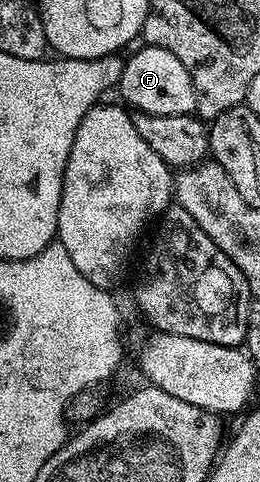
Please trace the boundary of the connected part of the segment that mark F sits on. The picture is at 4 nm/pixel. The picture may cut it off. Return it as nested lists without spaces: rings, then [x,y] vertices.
[[[143,46],[140,52],[133,53],[131,57],[128,55],[117,85],[117,92],[123,95],[121,97],[122,103],[137,112],[144,112],[145,114],[185,114],[186,116],[195,112],[195,87],[189,78],[189,70],[185,70],[185,66],[181,66],[178,58],[164,48]]]

